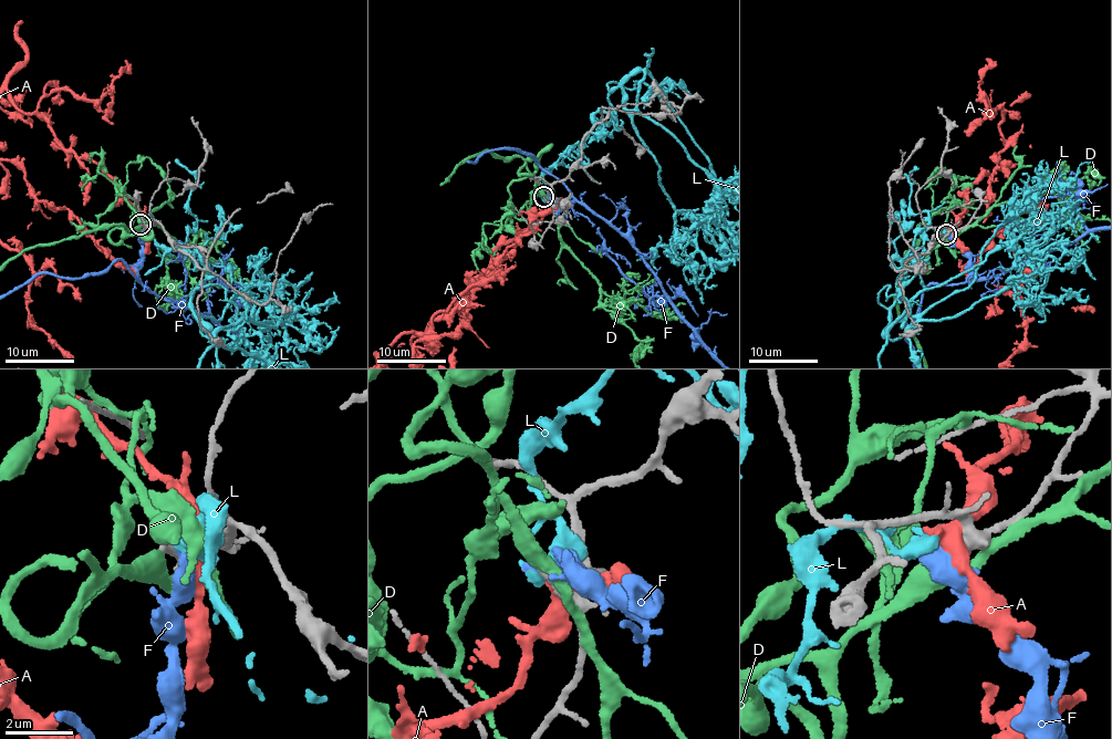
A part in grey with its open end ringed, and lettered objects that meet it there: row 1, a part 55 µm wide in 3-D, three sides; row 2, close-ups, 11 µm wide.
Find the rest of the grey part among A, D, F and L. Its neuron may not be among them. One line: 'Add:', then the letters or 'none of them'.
Add: none of them

